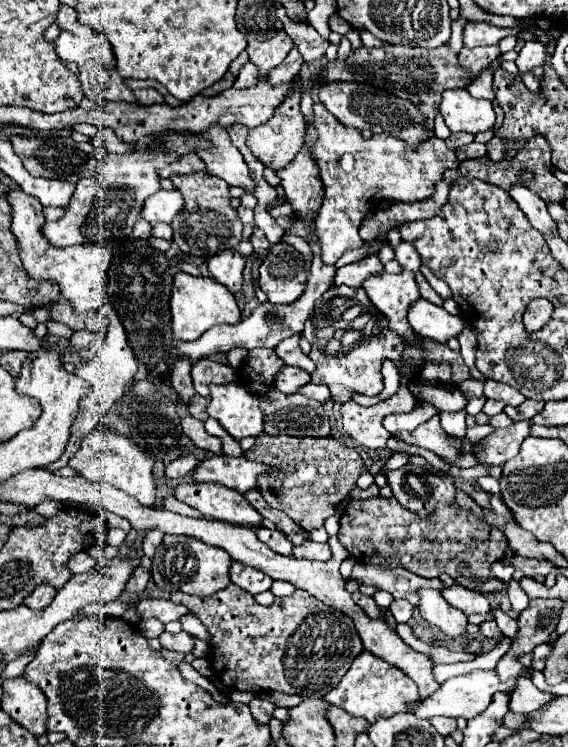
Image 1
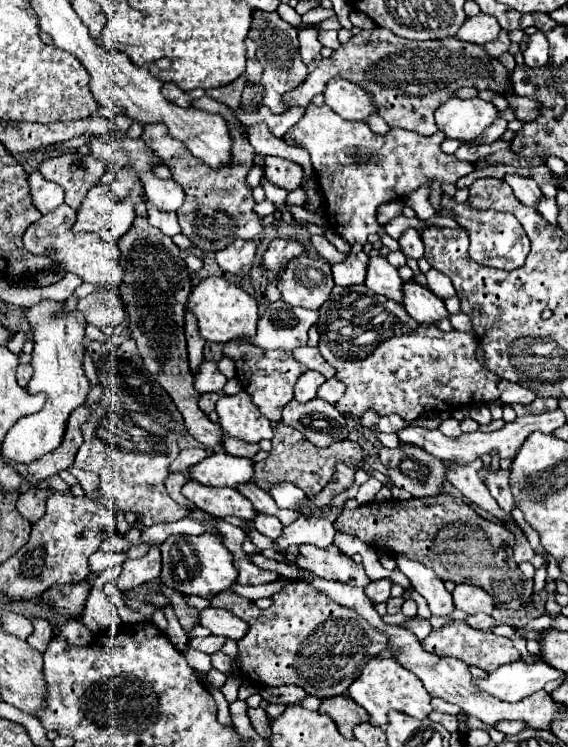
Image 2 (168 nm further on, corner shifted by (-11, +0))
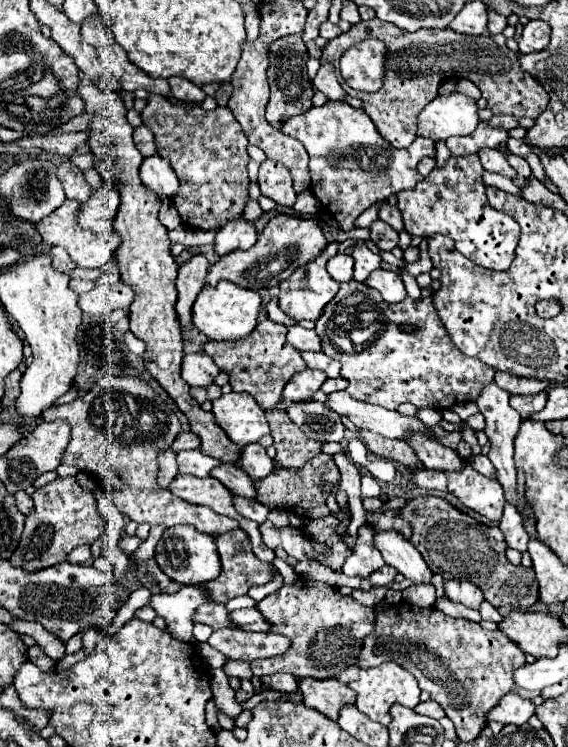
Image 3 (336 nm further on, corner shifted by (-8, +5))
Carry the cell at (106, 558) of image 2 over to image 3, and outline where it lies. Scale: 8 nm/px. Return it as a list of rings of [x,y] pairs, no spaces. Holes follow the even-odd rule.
[[[125,534],[125,536],[119,540],[119,548],[121,548],[121,552],[127,554],[127,556],[133,554],[139,544],[141,544],[141,540],[139,540],[137,536],[127,536],[127,534]]]

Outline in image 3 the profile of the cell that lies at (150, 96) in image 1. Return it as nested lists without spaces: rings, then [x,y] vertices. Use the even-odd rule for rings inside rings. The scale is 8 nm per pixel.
[[[171,76],[169,78],[169,86],[171,86],[171,94],[179,100],[187,100],[187,102],[197,102],[201,104],[205,98],[205,92],[195,86],[193,82],[189,82],[187,78],[179,78],[179,76]]]

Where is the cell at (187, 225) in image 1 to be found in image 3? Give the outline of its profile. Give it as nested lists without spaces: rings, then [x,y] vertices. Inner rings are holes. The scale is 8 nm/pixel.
[[[151,94],[147,98],[147,106],[141,112],[143,124],[155,134],[155,144],[157,144],[157,154],[173,166],[181,186],[179,190],[171,196],[173,206],[179,210],[179,216],[185,226],[197,228],[197,230],[217,230],[221,228],[227,220],[237,220],[243,216],[245,204],[249,200],[249,176],[247,176],[247,164],[249,164],[249,154],[247,154],[247,140],[245,134],[241,132],[241,126],[237,124],[233,112],[229,108],[217,106],[215,110],[203,110],[203,108],[193,108],[187,110],[183,106],[171,104],[167,98],[159,94]]]

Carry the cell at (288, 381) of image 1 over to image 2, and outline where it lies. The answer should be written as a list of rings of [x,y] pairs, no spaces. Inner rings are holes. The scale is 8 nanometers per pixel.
[[[306,371],[300,379],[298,385],[294,387],[294,399],[300,403],[308,403],[316,397],[318,387],[324,383],[326,379],[318,373],[318,371]]]

